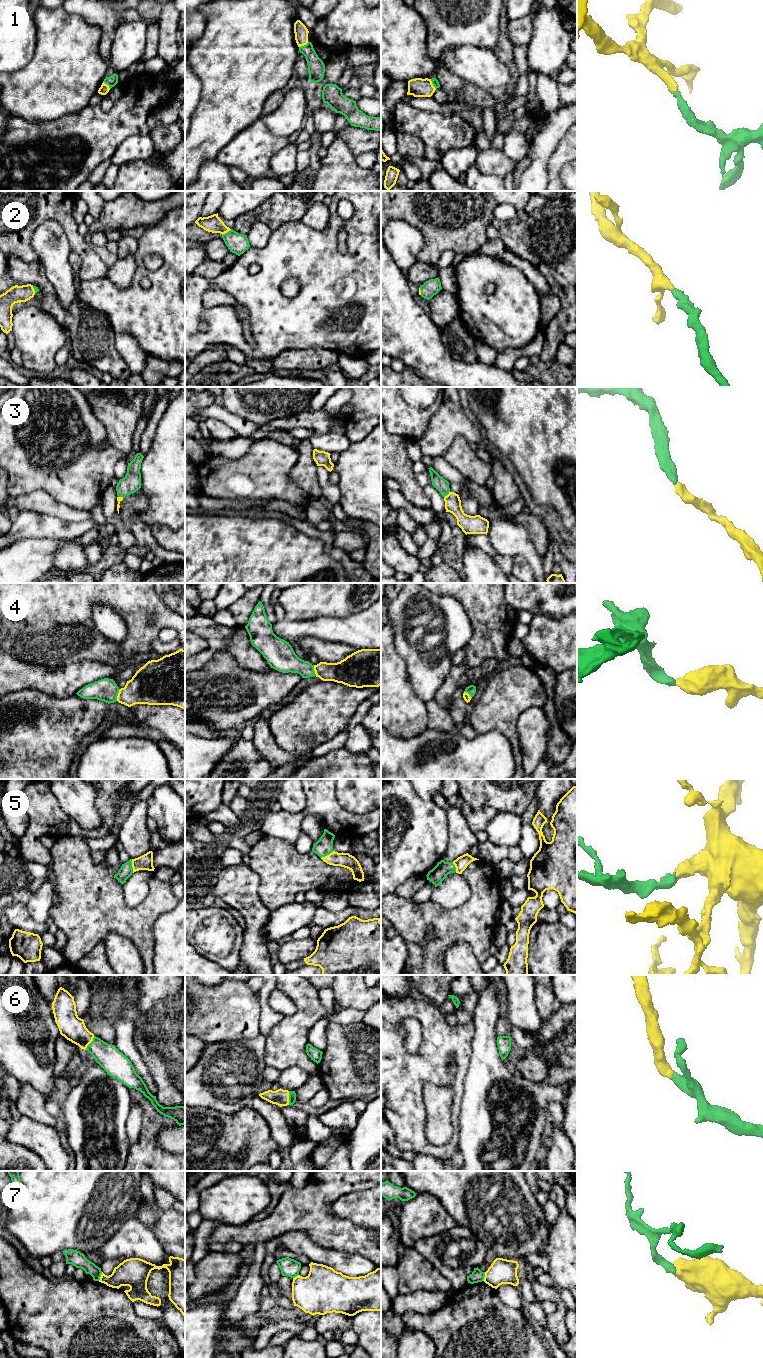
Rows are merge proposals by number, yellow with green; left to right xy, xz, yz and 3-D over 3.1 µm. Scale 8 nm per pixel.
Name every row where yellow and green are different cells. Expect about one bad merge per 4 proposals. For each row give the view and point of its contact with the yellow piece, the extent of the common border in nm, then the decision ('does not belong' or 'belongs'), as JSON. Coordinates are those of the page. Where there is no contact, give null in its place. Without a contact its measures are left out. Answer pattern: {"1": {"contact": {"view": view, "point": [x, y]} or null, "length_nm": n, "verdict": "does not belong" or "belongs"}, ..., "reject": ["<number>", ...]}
{"1": {"contact": {"view": "xz", "point": [303, 45]}, "length_nm": 90, "verdict": "belongs"}, "2": {"contact": {"view": "xz", "point": [226, 232]}, "length_nm": 90, "verdict": "belongs"}, "3": {"contact": {"view": "yz", "point": [448, 494]}, "length_nm": 70, "verdict": "belongs"}, "4": {"contact": {"view": "xy", "point": [118, 695]}, "length_nm": 100, "verdict": "belongs"}, "5": {"contact": {"view": "xy", "point": [132, 866]}, "length_nm": 110, "verdict": "belongs"}, "6": {"contact": {"view": "xy", "point": [90, 1042]}, "length_nm": 130, "verdict": "belongs"}, "7": {"contact": {"view": "xy", "point": [101, 1276]}, "length_nm": 80, "verdict": "does not belong"}, "reject": ["7"]}

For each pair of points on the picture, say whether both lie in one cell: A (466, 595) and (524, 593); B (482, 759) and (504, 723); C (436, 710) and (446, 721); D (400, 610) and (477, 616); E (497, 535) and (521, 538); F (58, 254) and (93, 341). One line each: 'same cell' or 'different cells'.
A: different cells
B: different cells
C: same cell
D: different cells
E: same cell
F: different cells

